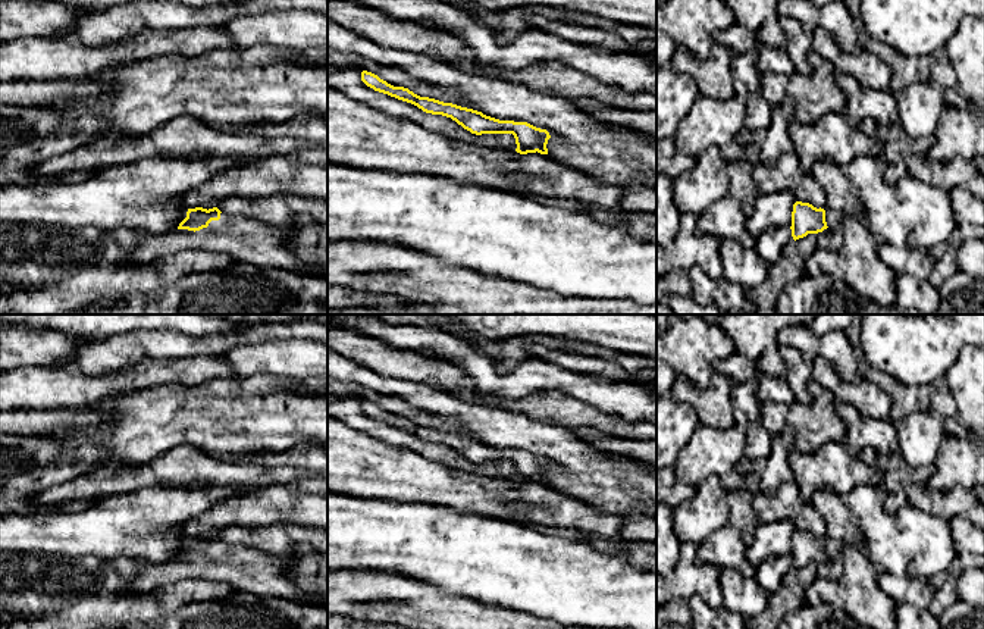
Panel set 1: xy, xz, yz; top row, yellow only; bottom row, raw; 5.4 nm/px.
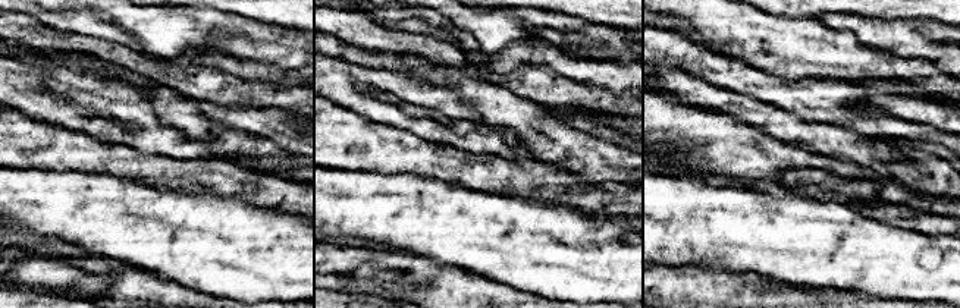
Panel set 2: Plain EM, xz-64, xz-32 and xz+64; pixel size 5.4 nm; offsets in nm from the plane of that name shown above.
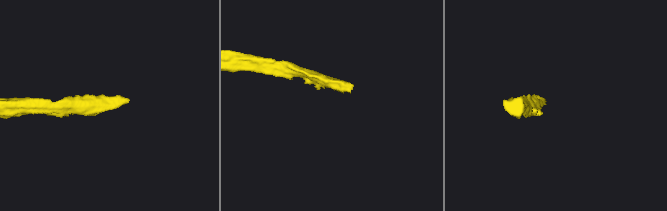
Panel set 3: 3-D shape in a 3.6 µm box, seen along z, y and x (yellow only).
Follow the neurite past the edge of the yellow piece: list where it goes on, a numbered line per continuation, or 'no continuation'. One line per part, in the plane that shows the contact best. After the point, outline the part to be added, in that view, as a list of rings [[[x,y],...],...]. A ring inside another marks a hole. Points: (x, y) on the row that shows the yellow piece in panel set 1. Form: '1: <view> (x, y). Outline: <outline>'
1: xy (250, 241). Outline: [[[222,212],[219,220],[211,220],[200,231],[175,229],[153,237],[142,237],[131,250],[135,263],[167,259],[181,251],[207,250],[228,253],[236,262],[261,269],[281,269],[303,275],[328,276],[328,269],[303,263],[291,250],[294,232],[286,226],[272,226],[239,215]]]

